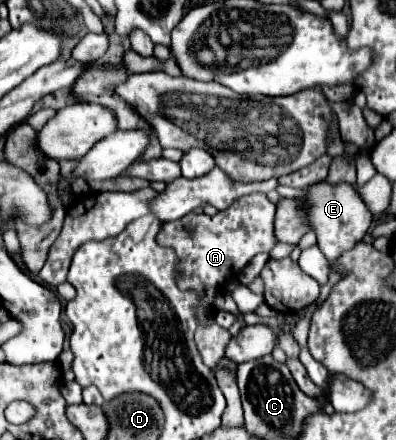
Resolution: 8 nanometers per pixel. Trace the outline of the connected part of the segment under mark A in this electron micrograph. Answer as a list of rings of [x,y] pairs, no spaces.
[[[250,194],[238,198],[230,208],[213,216],[191,212],[179,221],[164,222],[158,242],[176,250],[180,260],[178,270],[182,270],[178,286],[182,290],[198,292],[200,300],[212,306],[218,288],[222,288],[230,278],[236,278],[256,254],[268,254],[278,244],[274,236],[274,216],[276,204],[272,204],[266,194]]]

